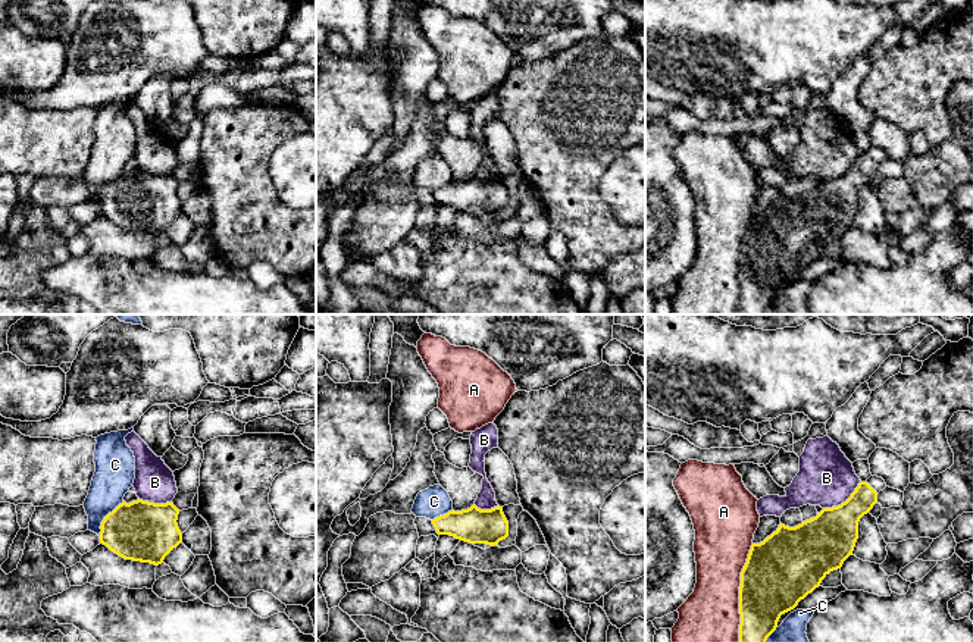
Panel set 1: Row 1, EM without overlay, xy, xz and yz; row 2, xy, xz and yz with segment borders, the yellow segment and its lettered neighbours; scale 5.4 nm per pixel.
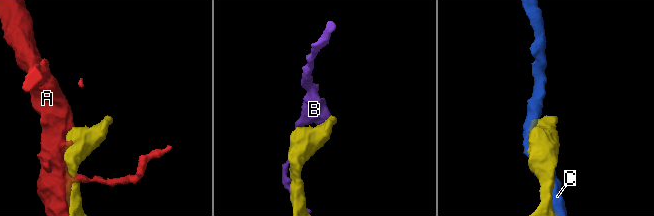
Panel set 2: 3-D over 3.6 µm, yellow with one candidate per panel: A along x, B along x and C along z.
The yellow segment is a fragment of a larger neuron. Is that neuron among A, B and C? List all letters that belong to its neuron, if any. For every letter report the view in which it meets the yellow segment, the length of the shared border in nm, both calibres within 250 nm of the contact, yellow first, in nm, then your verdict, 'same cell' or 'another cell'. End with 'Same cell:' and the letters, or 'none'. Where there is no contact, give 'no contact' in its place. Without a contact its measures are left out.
A: contact in yz; length 550 nm; calibres 380 and 300 nm; another cell
B: contact in yz; length 260 nm; calibres 300 and 320 nm; another cell
C: contact in xy; length 240 nm; calibres 320 and 220 nm; another cell
Same cell: none

